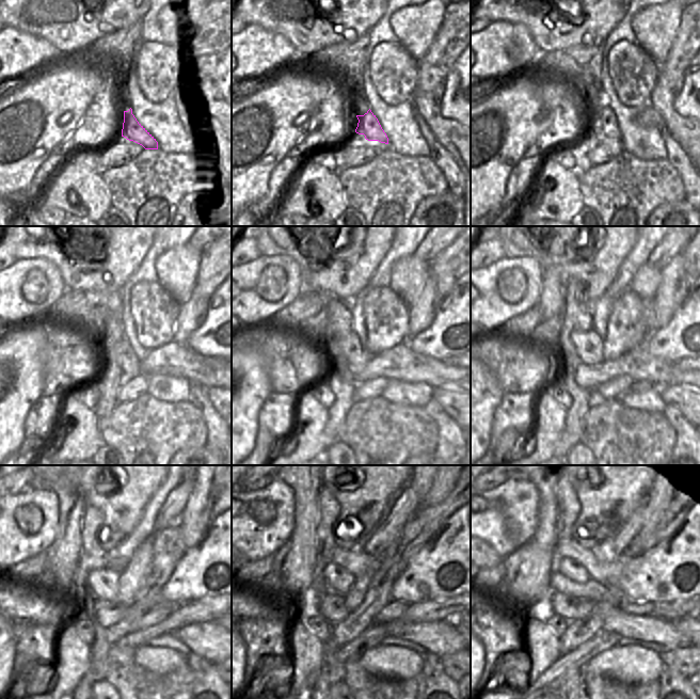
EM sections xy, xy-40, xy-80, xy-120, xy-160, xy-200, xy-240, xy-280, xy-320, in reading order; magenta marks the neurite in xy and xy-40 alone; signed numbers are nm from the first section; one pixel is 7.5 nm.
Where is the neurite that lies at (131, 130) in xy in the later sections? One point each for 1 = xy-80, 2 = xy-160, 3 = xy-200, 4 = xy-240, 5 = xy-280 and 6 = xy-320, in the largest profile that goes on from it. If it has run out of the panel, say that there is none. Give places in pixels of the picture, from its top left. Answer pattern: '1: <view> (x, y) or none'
1: xy-80 (604, 124)
2: xy-160 (354, 350)
3: xy-200 (589, 347)
4: xy-240 (105, 583)
5: xy-280 (340, 581)
6: xy-320 (568, 567)

